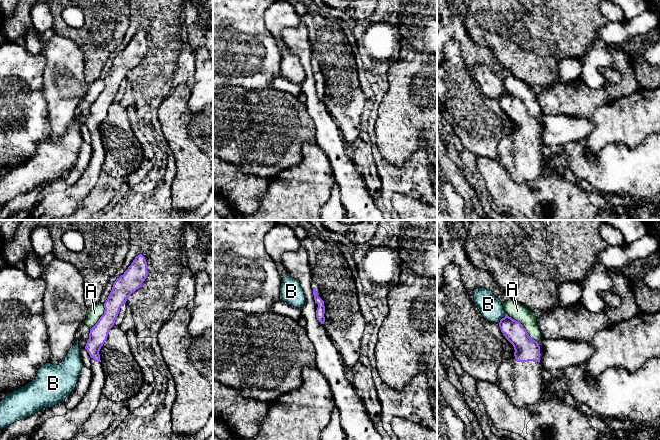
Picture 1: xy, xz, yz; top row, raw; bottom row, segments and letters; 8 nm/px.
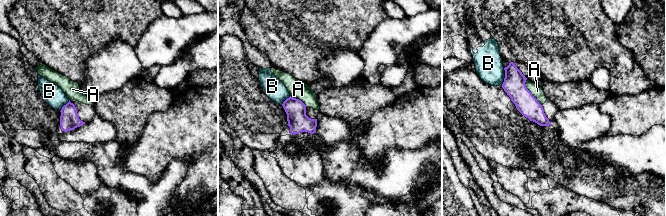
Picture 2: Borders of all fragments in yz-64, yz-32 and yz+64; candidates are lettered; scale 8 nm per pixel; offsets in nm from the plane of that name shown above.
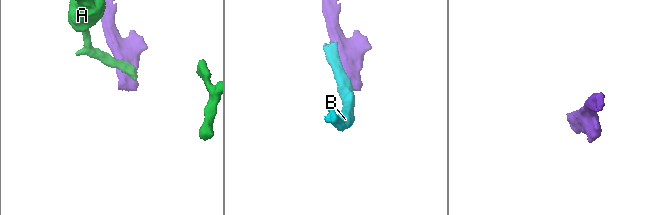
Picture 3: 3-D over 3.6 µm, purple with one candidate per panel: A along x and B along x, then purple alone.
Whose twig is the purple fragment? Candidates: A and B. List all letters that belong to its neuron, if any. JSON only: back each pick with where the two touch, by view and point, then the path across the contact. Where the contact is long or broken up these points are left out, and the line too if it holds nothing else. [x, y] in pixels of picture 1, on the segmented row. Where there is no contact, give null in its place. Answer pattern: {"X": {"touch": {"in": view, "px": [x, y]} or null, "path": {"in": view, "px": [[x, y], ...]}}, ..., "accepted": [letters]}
{"accepted": []}

